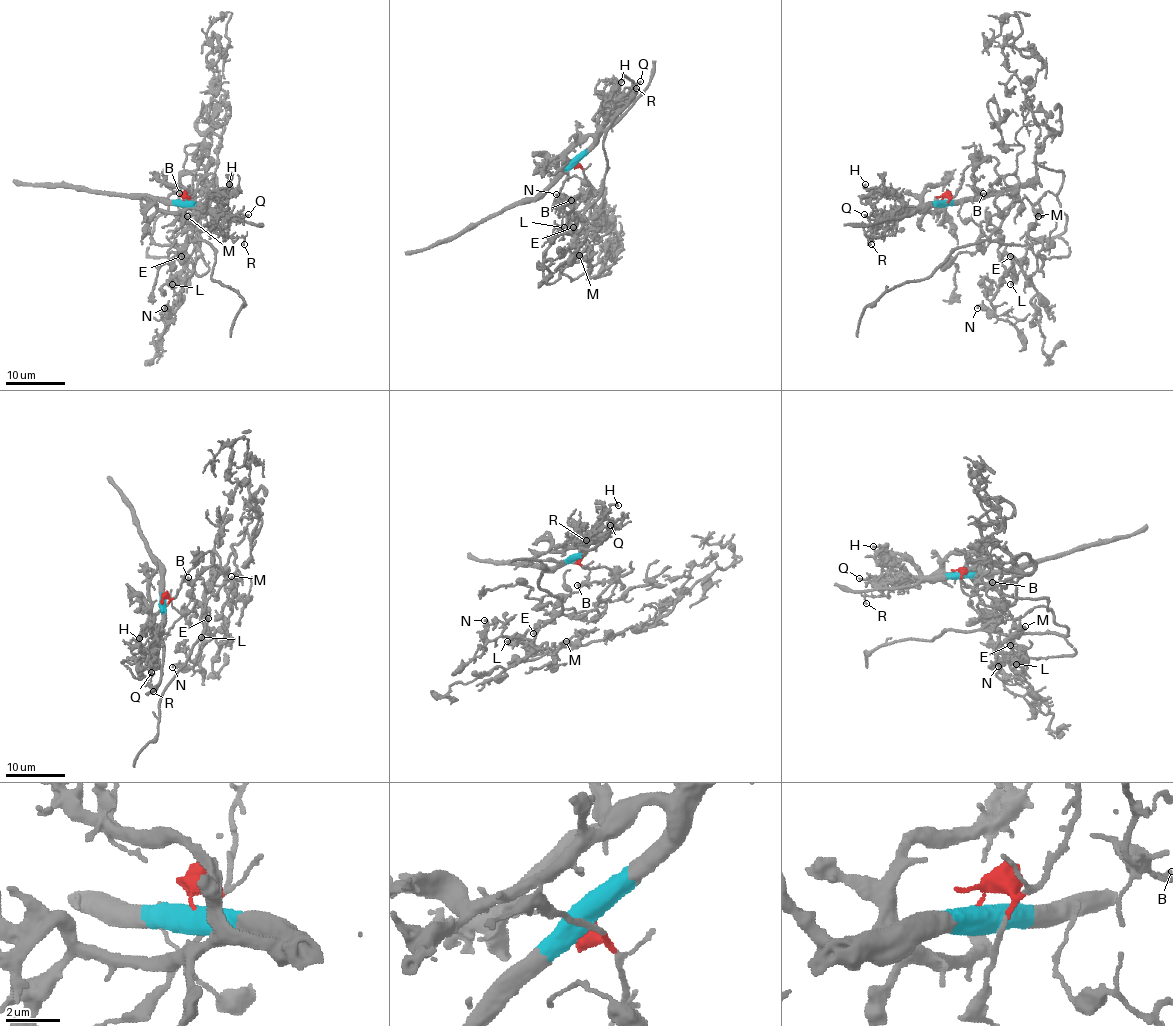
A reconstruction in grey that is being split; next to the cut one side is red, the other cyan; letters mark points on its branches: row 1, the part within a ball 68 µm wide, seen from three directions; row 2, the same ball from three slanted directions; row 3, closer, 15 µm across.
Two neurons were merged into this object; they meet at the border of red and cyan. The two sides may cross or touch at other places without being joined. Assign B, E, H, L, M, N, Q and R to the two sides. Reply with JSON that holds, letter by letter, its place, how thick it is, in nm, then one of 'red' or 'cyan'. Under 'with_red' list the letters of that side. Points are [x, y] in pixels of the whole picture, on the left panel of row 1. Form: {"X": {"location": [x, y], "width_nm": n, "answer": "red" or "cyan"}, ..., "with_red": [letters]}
{"B": {"location": [179, 193], "width_nm": 170, "answer": "red"}, "E": {"location": [181, 256], "width_nm": 180, "answer": "red"}, "H": {"location": [229, 184], "width_nm": 140, "answer": "cyan"}, "L": {"location": [172, 284], "width_nm": 180, "answer": "red"}, "M": {"location": [187, 216], "width_nm": 150, "answer": "red"}, "N": {"location": [164, 308], "width_nm": 140, "answer": "red"}, "Q": {"location": [248, 214], "width_nm": 160, "answer": "cyan"}, "R": {"location": [244, 244], "width_nm": 100, "answer": "cyan"}, "with_red": ["B", "E", "L", "M", "N"]}

